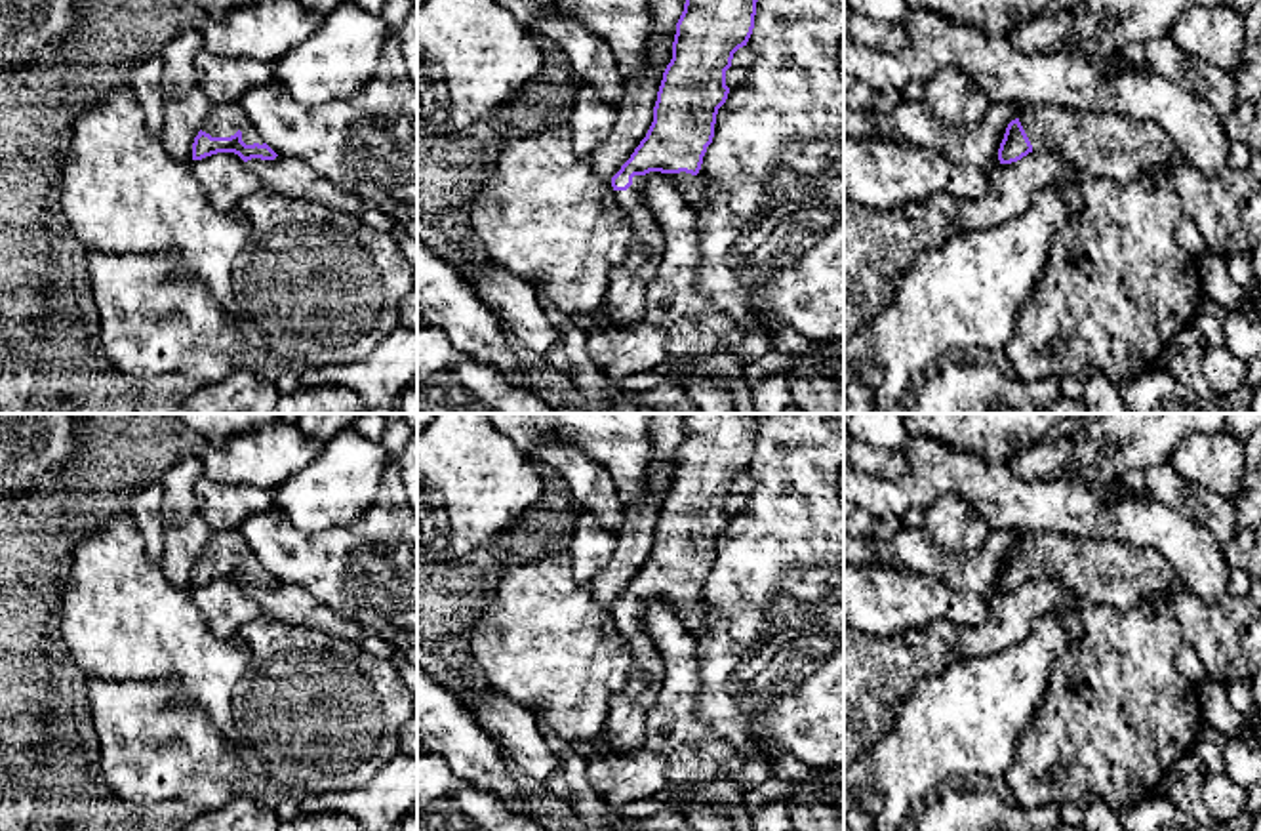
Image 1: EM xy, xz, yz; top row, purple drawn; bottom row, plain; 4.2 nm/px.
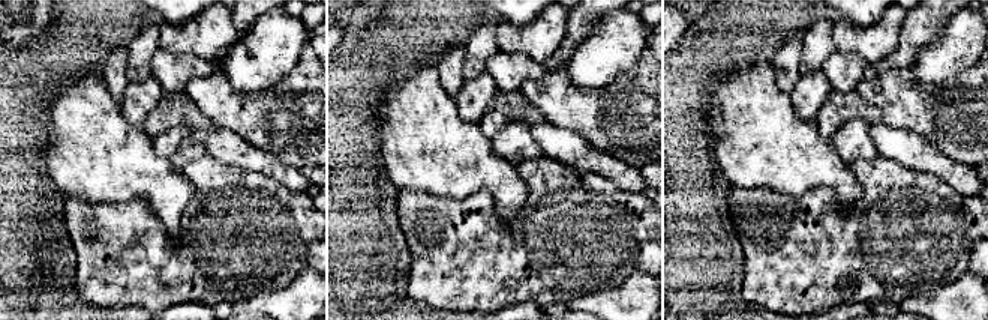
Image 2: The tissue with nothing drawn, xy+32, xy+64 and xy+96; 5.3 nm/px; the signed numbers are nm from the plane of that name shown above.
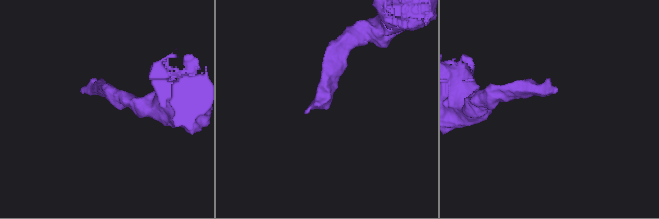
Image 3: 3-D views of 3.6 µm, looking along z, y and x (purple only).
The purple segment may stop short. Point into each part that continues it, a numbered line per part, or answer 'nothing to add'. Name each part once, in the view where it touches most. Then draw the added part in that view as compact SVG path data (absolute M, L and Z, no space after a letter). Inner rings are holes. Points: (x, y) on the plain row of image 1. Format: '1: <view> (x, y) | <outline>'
1: xz (625, 727) | M661 598L634 602L632 612L627 618L615 618L615 627L619 629L632 656L632 665L627 677L627 684L610 698L606 724L602 732L583 749L585 755L630 753L642 747L646 740L646 715L655 703L667 673L665 663L644 625L644 610L651 600Z

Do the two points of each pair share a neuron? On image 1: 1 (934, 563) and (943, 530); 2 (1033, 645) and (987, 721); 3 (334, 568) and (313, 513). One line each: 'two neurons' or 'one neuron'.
1: two neurons
2: one neuron
3: two neurons

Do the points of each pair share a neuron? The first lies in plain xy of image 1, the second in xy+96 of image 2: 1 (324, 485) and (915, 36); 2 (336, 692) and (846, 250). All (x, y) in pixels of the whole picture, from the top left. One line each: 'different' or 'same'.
1: different
2: same

